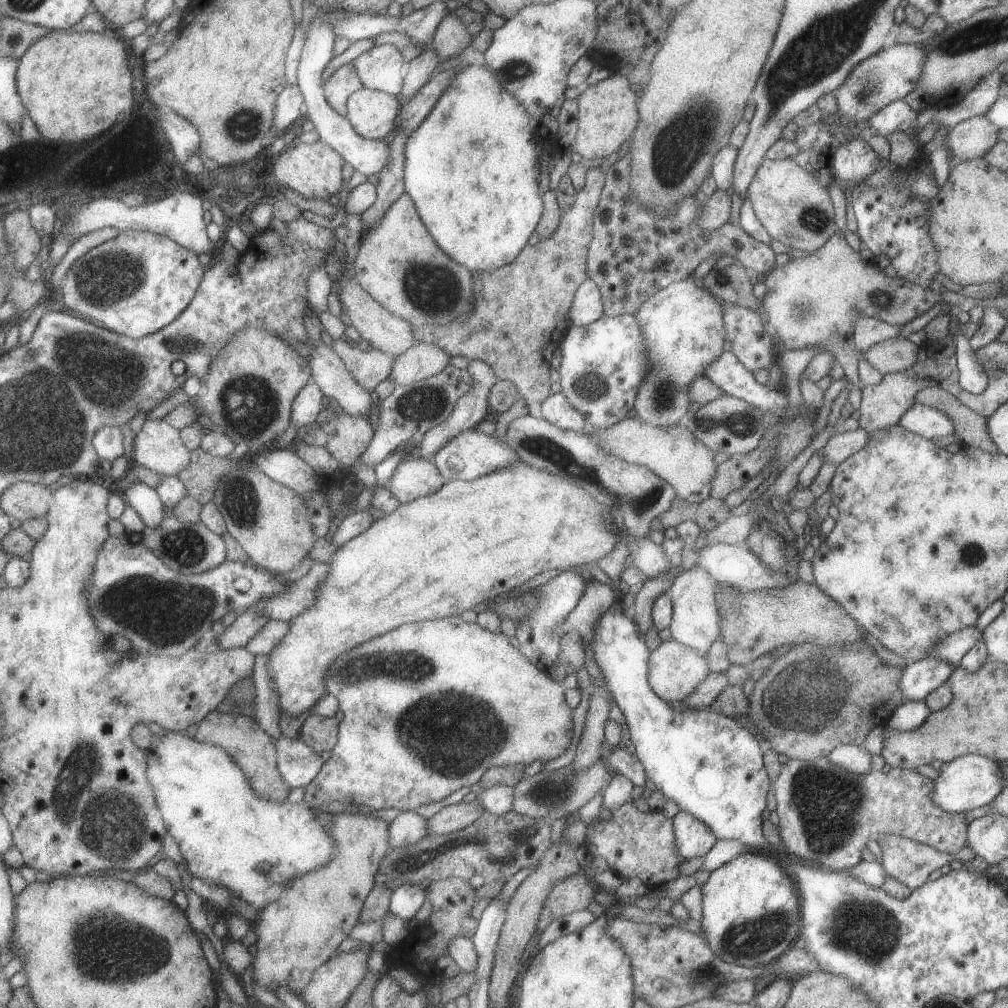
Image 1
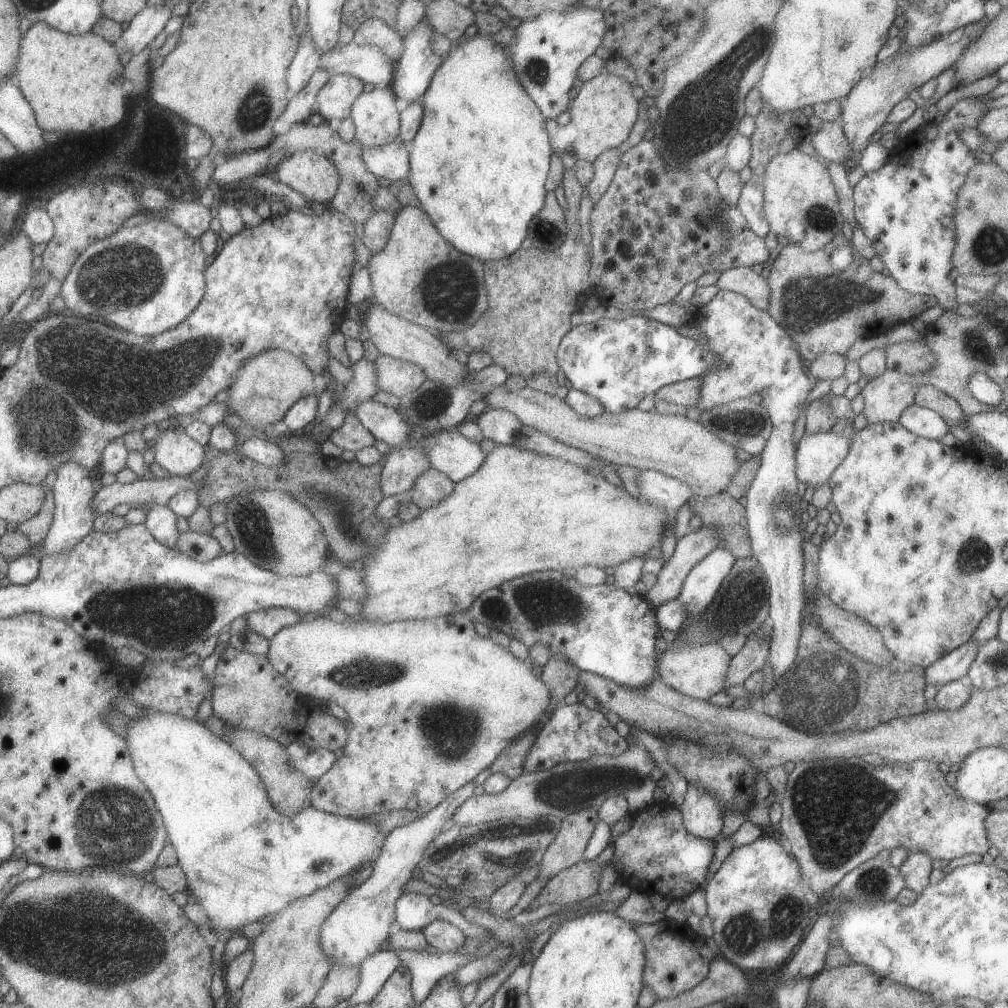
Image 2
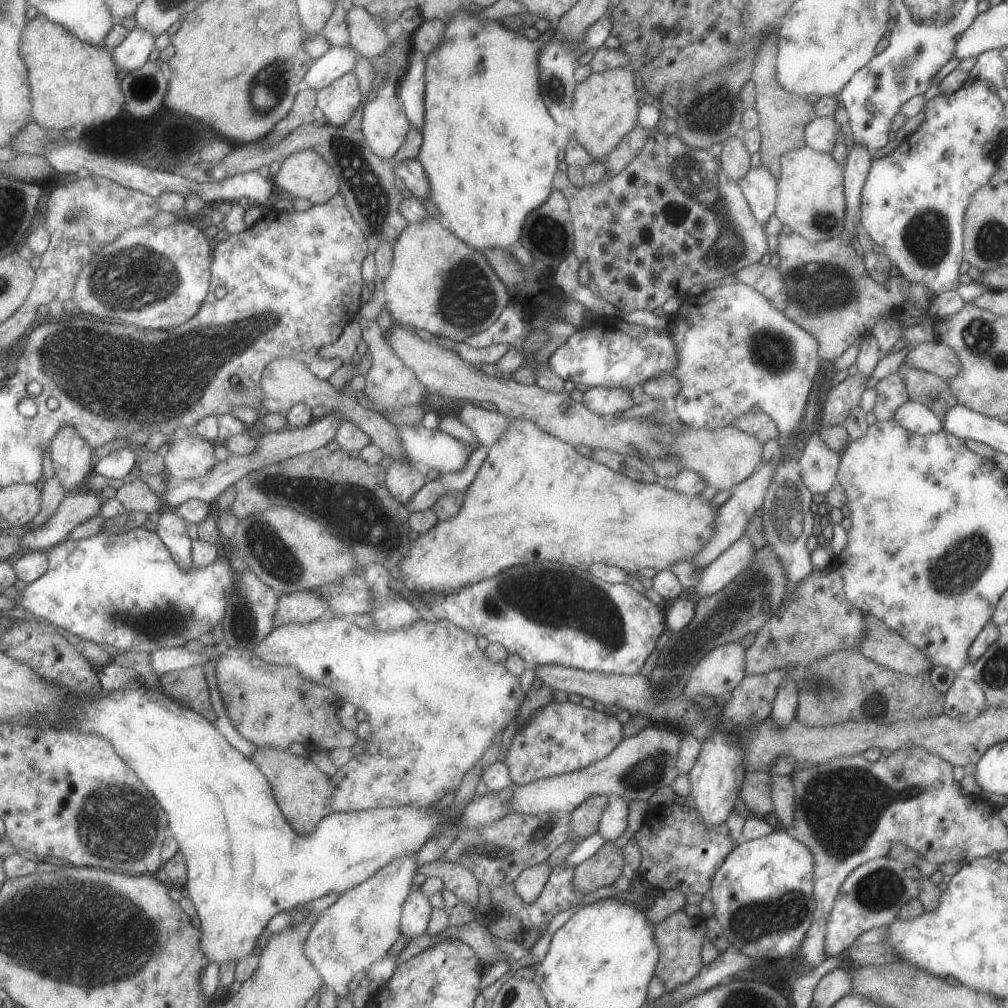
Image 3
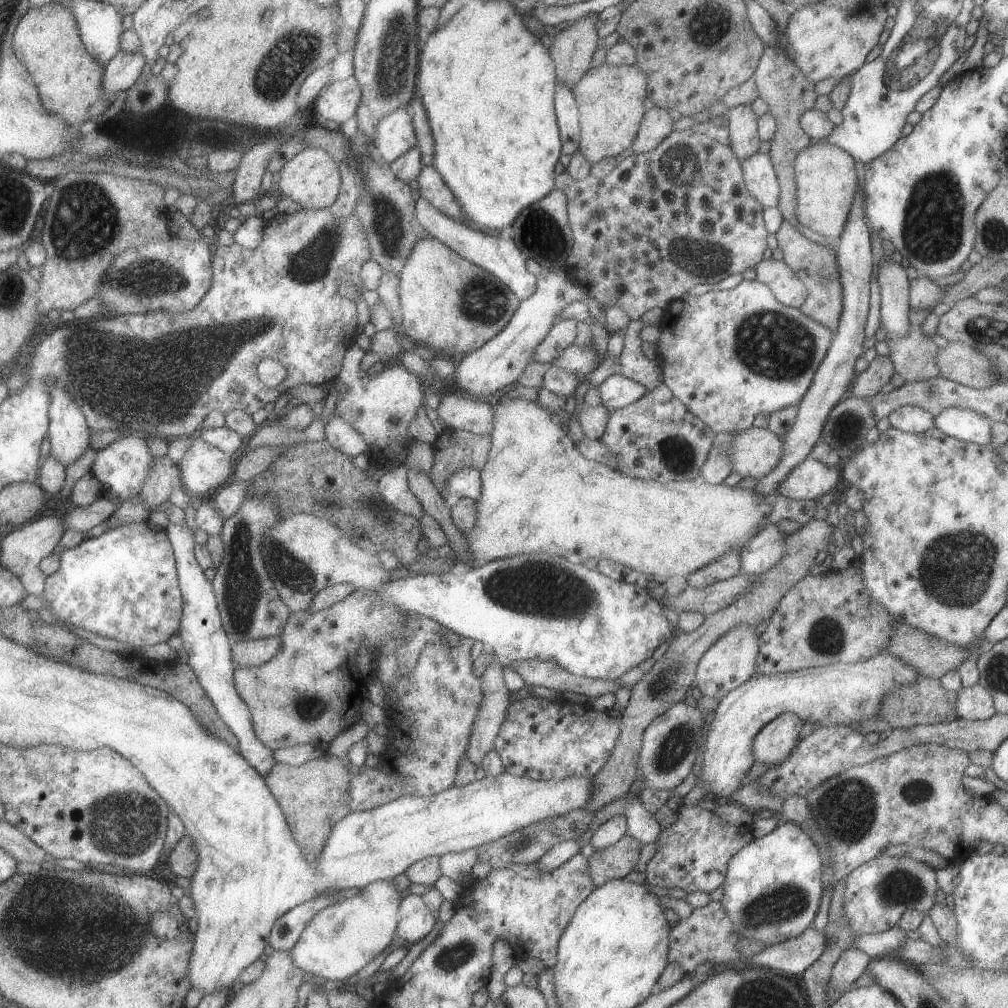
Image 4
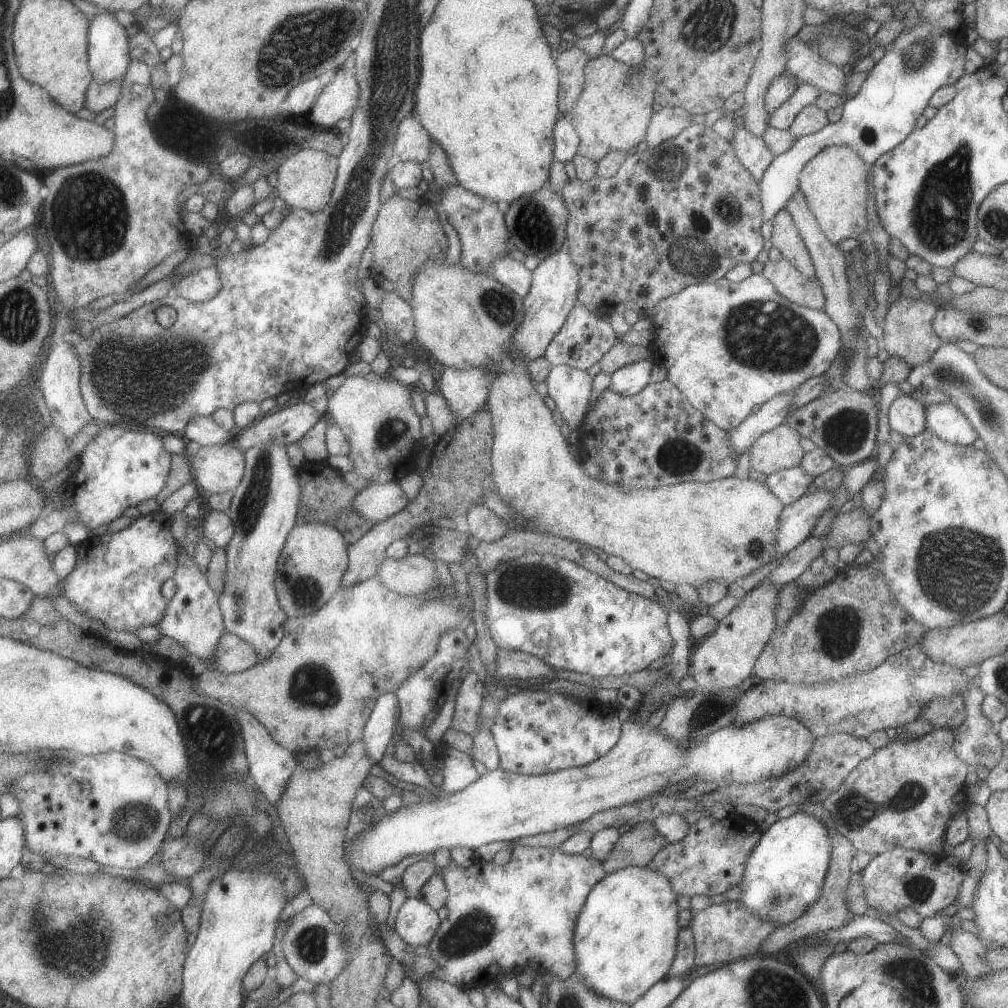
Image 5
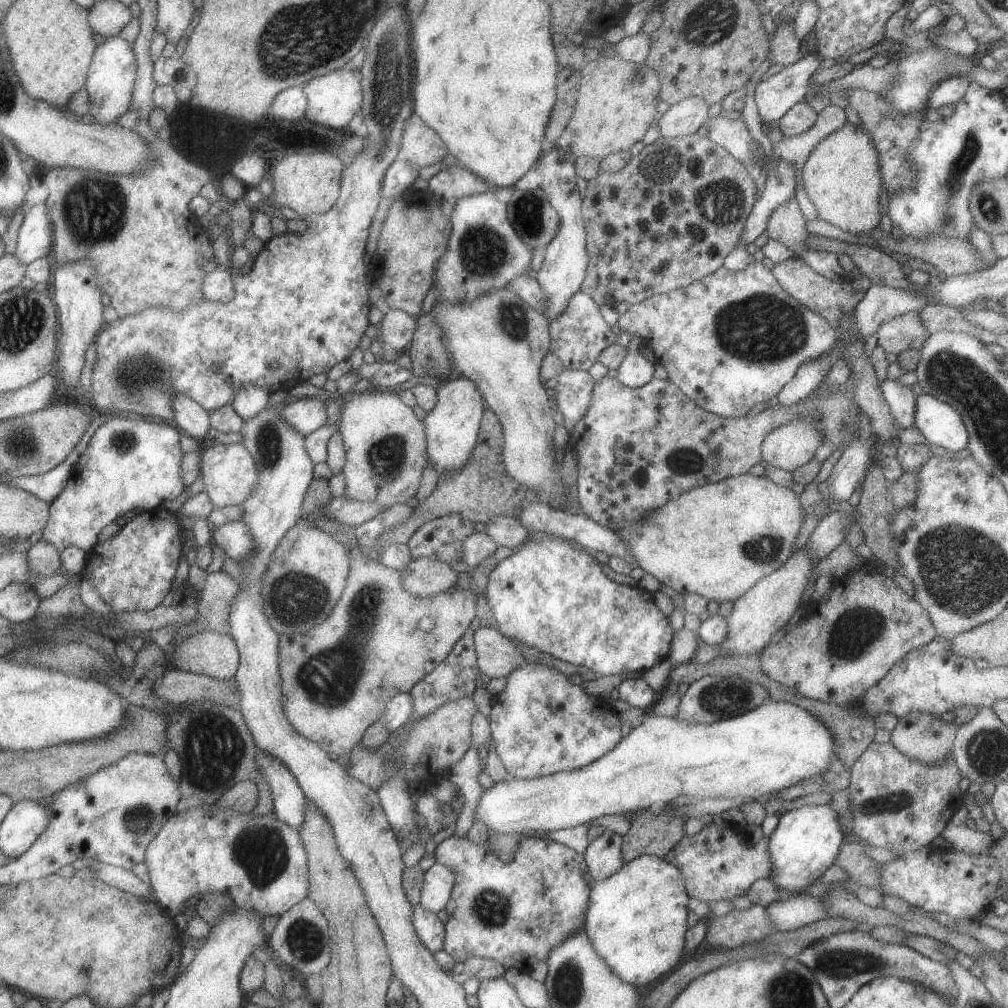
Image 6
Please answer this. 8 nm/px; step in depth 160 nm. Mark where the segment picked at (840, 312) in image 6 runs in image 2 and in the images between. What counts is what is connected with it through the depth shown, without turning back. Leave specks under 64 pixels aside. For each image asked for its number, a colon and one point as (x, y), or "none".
2: (742, 281)
3: (765, 279)
4: (787, 288)
5: (787, 280)

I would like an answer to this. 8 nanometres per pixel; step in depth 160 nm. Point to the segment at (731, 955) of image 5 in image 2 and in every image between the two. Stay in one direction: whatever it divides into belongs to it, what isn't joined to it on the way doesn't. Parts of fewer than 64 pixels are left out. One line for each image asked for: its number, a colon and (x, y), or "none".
2: (676, 959)
3: (679, 937)
4: (707, 935)

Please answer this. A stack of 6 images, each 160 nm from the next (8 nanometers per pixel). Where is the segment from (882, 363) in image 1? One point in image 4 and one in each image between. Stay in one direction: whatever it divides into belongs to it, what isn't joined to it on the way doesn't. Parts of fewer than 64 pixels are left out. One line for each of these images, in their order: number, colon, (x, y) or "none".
2: (909, 358)
3: (934, 357)
4: (957, 362)

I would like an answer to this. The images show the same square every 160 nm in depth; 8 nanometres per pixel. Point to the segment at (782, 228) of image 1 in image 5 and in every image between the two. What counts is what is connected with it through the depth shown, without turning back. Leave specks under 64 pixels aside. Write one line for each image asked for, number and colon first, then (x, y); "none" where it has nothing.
2: (800, 207)
3: (810, 199)
4: (825, 179)
5: (833, 182)

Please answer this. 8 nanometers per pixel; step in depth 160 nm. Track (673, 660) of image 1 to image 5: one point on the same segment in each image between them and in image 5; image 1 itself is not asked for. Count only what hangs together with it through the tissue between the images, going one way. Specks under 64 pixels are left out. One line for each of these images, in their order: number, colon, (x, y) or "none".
2: (698, 671)
3: (719, 671)
4: (730, 660)
5: (722, 660)

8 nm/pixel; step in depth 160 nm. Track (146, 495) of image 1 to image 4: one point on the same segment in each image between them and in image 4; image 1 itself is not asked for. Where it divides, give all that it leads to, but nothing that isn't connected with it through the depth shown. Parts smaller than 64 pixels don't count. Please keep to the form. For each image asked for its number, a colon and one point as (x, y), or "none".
2: (159, 520)
3: (170, 528)
4: (200, 628)

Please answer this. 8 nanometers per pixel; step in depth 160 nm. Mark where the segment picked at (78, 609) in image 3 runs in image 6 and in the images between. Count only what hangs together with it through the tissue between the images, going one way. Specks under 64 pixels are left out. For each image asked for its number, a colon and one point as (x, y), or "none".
4: (122, 584)
5: (116, 579)
6: (132, 570)

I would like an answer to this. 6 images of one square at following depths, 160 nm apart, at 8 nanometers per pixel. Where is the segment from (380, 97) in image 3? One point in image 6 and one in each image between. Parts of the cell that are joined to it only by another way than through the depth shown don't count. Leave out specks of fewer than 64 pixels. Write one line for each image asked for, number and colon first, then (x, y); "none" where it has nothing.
4: (395, 135)
5: (411, 142)
6: (420, 146)

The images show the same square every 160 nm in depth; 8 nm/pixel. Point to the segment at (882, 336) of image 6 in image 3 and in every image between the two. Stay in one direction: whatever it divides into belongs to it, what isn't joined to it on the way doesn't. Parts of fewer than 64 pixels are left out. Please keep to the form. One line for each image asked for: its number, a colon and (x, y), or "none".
3: (925, 388)
4: (913, 356)
5: (907, 329)

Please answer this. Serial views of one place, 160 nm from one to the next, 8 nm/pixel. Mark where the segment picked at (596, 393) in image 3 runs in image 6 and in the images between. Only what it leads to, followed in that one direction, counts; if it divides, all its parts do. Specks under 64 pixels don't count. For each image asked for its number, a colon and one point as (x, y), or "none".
4: (616, 391)
5: (628, 380)
6: (635, 370)

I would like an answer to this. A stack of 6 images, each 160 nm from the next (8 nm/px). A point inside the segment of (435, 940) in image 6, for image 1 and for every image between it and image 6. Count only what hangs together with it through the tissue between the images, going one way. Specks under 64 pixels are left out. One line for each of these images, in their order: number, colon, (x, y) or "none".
1: (405, 900)
2: (413, 911)
3: (415, 915)
4: (415, 920)
5: (415, 922)

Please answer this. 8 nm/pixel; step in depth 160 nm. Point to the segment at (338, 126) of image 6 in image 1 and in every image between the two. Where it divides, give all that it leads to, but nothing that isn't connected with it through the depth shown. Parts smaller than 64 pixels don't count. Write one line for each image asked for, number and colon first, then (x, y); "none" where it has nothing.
1: (345, 80)
2: (333, 101)
3: (338, 101)
4: (338, 100)
5: (337, 99)

